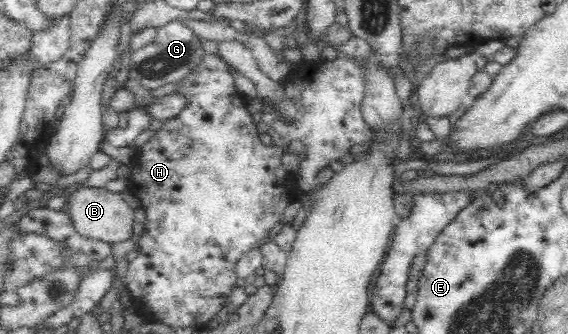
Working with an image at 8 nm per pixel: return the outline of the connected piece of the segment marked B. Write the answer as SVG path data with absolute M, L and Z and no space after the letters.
M81 187L68 197L67 213L74 222L75 230L89 238L103 242L123 242L133 235L133 208L125 202L121 193L113 193L105 187Z

